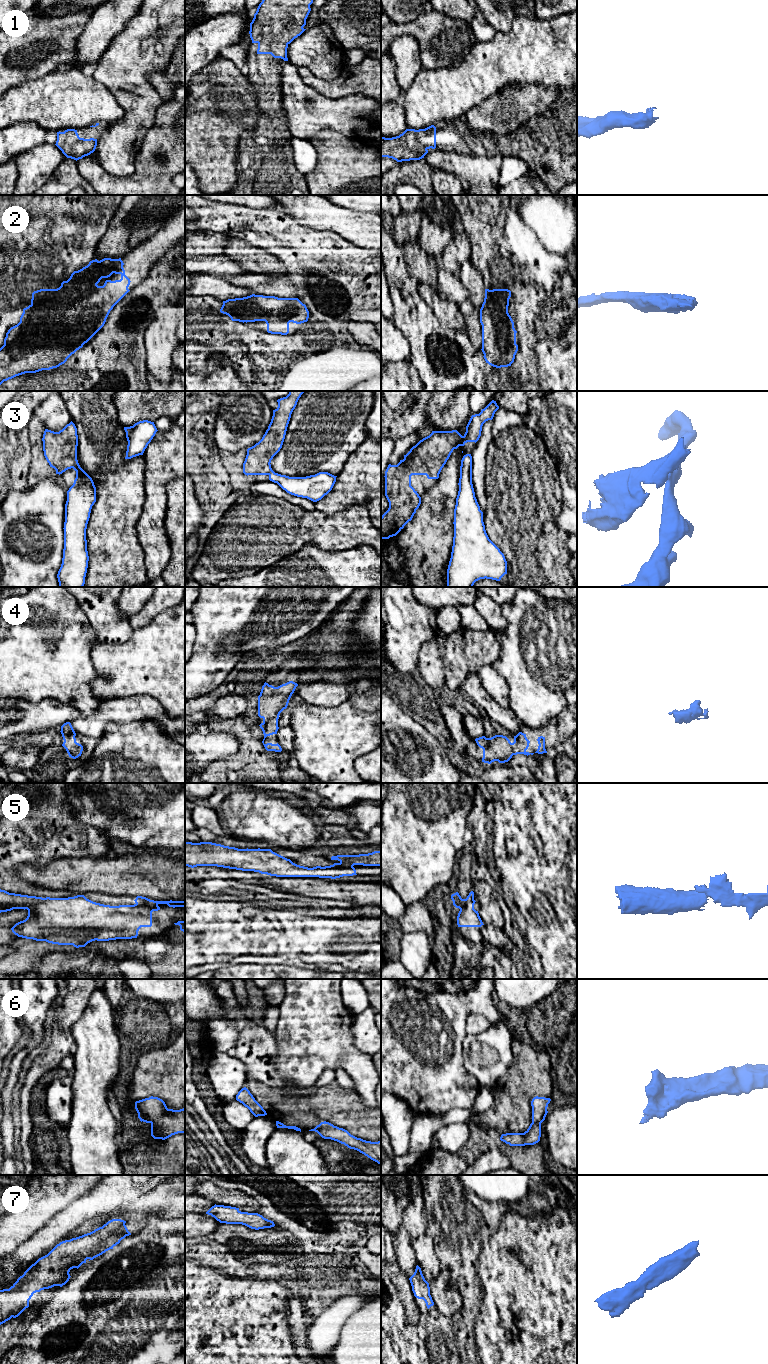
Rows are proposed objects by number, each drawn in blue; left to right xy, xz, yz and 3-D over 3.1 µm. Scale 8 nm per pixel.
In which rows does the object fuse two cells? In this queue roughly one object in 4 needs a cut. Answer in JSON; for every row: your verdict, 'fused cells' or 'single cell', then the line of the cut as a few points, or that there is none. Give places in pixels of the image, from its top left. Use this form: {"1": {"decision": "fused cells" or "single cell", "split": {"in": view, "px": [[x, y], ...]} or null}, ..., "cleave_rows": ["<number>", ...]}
{"1": {"decision": "single cell", "split": null}, "2": {"decision": "single cell", "split": null}, "3": {"decision": "fused cells", "split": {"in": "xy", "px": [[76, 459], [72, 467]]}}, "4": {"decision": "single cell", "split": null}, "5": {"decision": "fused cells", "split": {"in": "xy", "px": [[148, 899], [151, 905], [157, 906]]}}, "6": {"decision": "single cell", "split": null}, "7": {"decision": "single cell", "split": null}, "cleave_rows": ["3", "5"]}

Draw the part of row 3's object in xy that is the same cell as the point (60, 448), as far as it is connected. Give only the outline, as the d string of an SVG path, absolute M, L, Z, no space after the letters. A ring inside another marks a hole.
M72 421L59 432L45 429L42 441L44 456L56 474L73 468L77 460L78 435Z

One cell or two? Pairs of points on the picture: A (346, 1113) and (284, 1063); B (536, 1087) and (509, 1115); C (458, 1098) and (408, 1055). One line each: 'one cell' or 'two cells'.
A: two cells
B: one cell
C: one cell

